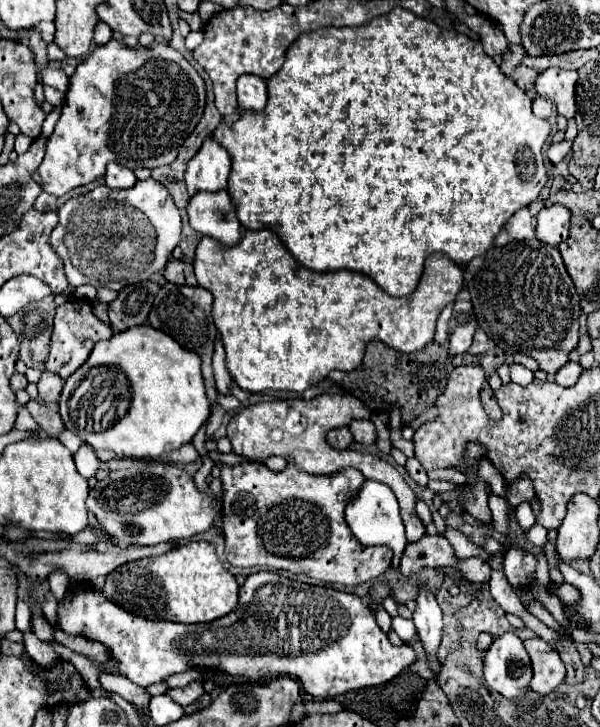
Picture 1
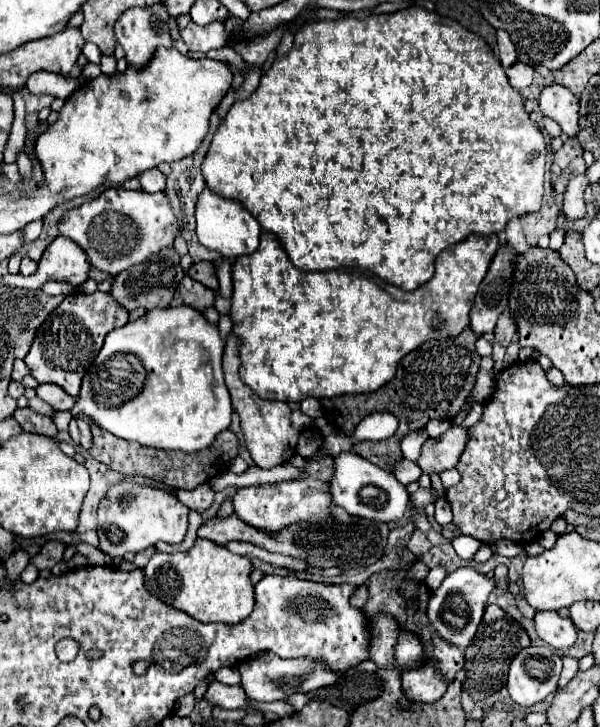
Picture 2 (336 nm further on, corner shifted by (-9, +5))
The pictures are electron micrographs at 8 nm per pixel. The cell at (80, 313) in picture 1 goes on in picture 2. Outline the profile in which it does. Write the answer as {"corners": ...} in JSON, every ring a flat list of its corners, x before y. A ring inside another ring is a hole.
{"corners":[[94,292,94,294,70,294,62,300,62,304,44,320,44,326,38,328,32,348,26,354,24,362,30,368,30,374,40,382,52,382,62,386,72,398,78,398,82,378,86,376,88,368,96,360,104,336,120,328,128,322,128,310,120,306,112,294]]}

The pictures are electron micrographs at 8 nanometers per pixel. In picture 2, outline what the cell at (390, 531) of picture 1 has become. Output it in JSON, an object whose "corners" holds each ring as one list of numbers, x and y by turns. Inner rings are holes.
{"corners":[[340,452,334,458,334,474,328,482,332,504,344,508,352,516,362,516,370,520,392,522,404,516,404,510,410,502,406,486,396,480,394,474,374,466,366,458,358,456,356,452]]}

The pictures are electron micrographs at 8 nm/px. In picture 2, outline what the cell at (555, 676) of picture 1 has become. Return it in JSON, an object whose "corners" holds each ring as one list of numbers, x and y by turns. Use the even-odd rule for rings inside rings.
{"corners":[[552,610,536,612,534,624,536,624,538,636,556,650,566,650,576,642,578,630,574,622,566,616,560,616,558,612,552,612]]}

